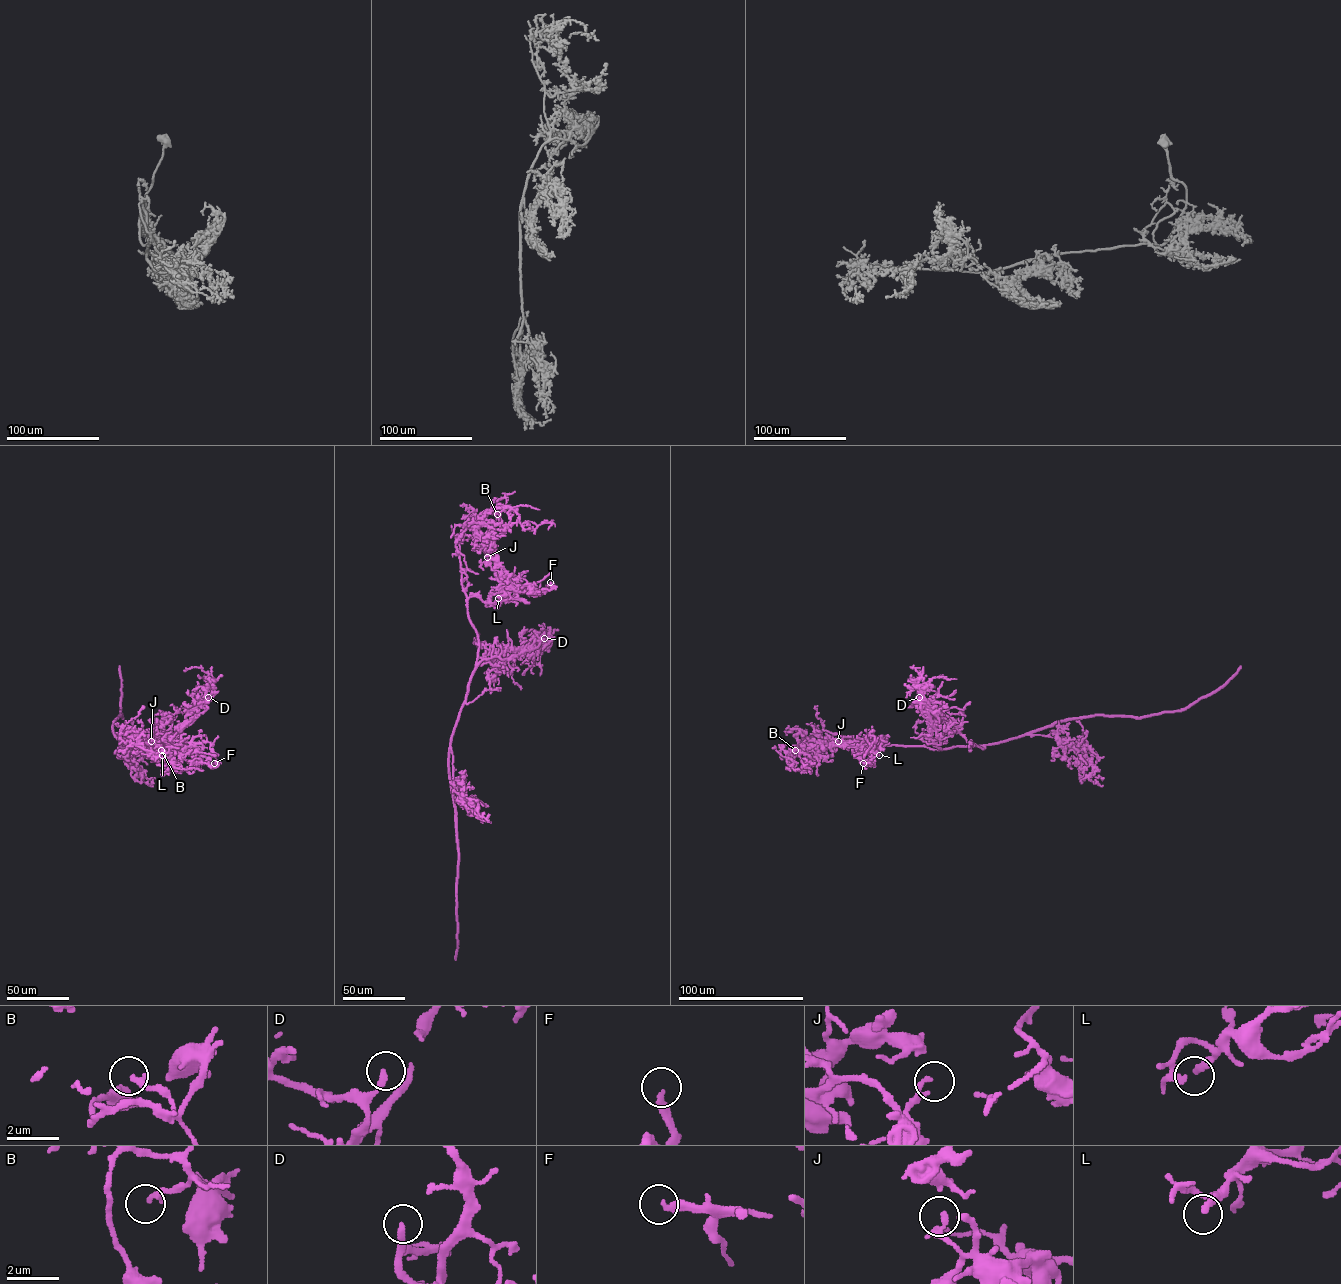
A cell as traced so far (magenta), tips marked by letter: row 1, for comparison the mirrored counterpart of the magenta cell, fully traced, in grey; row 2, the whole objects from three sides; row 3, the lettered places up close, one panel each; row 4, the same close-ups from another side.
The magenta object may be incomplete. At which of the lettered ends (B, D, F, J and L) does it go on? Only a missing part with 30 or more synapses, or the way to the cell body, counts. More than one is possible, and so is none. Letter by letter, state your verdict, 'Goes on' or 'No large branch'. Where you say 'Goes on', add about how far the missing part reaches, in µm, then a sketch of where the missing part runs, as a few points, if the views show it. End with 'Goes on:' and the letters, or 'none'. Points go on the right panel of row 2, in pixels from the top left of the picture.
B: No large branch
D: Goes on. Missing length about 35 µm. Course of what is missing: (919, 697), (917, 692), (924, 691), (922, 682), (924, 685)
F: Goes on. Missing length about 25 µm. Course of what is missing: (863, 763), (856, 771), (846, 771)
J: No large branch
L: No large branch
Goes on: D, F

